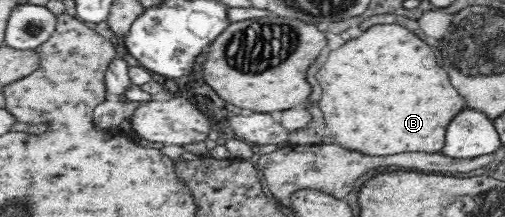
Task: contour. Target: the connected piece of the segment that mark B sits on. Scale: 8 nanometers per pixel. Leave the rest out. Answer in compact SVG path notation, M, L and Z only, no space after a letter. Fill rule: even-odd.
M374 25L364 31L362 37L344 43L340 51L328 55L322 69L316 73L316 79L324 91L320 109L328 133L338 145L366 155L394 155L406 151L436 153L444 147L448 123L466 108L466 102L450 85L446 71L438 67L430 47L400 25Z

